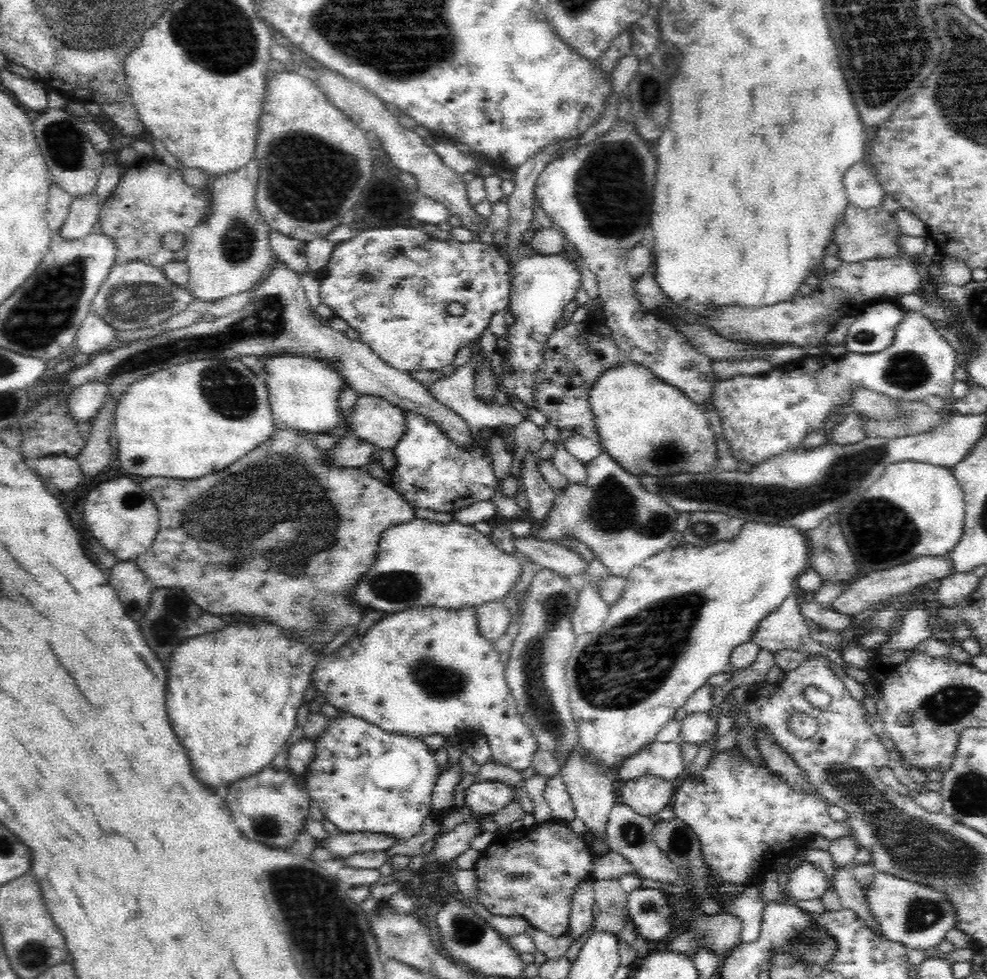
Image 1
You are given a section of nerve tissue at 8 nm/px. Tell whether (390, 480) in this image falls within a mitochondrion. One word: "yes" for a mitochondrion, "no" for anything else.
no

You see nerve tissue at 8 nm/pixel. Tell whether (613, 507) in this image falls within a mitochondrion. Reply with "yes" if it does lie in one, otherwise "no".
yes

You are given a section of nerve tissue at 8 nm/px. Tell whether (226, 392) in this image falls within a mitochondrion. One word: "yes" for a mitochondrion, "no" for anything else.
yes

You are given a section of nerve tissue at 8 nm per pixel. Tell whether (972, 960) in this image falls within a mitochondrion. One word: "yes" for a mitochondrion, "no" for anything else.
no

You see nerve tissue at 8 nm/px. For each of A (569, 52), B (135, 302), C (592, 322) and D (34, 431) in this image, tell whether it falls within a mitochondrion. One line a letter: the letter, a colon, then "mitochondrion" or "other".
A: other
B: mitochondrion
C: other
D: other

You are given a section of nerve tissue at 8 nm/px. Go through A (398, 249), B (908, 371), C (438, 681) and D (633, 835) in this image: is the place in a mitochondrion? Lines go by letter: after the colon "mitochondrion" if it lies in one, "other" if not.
A: mitochondrion
B: mitochondrion
C: mitochondrion
D: mitochondrion

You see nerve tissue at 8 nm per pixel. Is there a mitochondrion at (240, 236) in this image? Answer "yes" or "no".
yes

